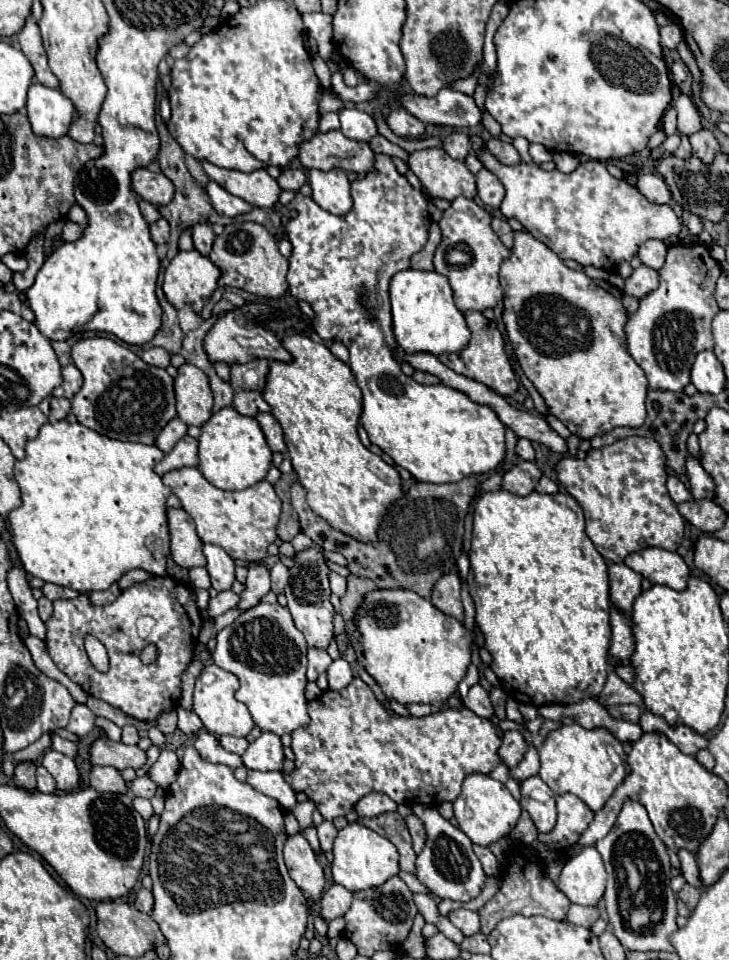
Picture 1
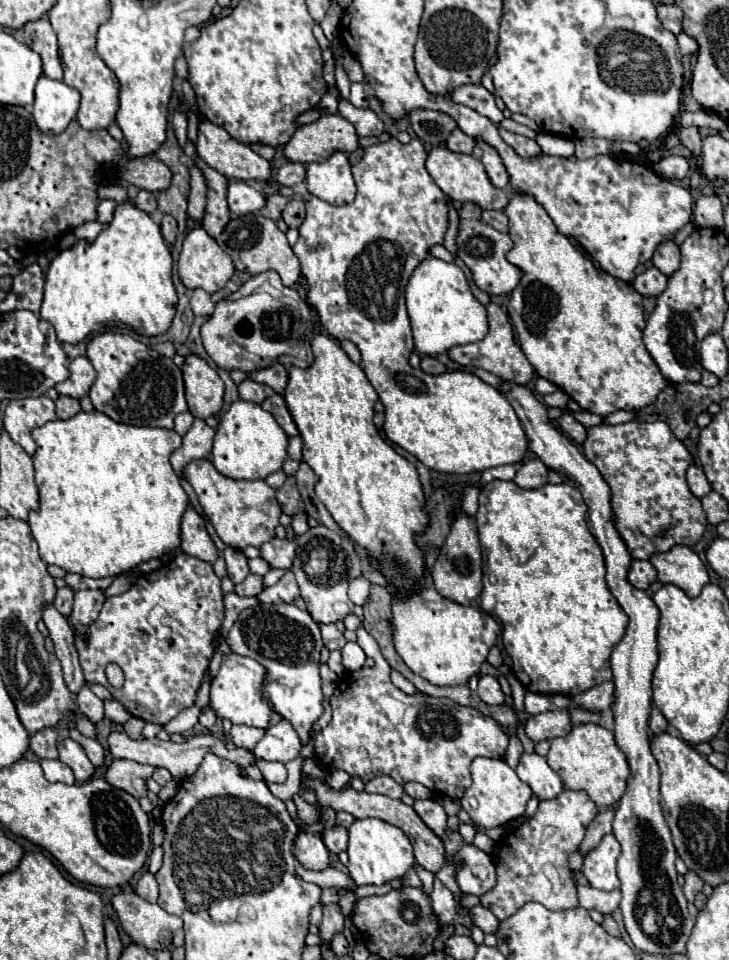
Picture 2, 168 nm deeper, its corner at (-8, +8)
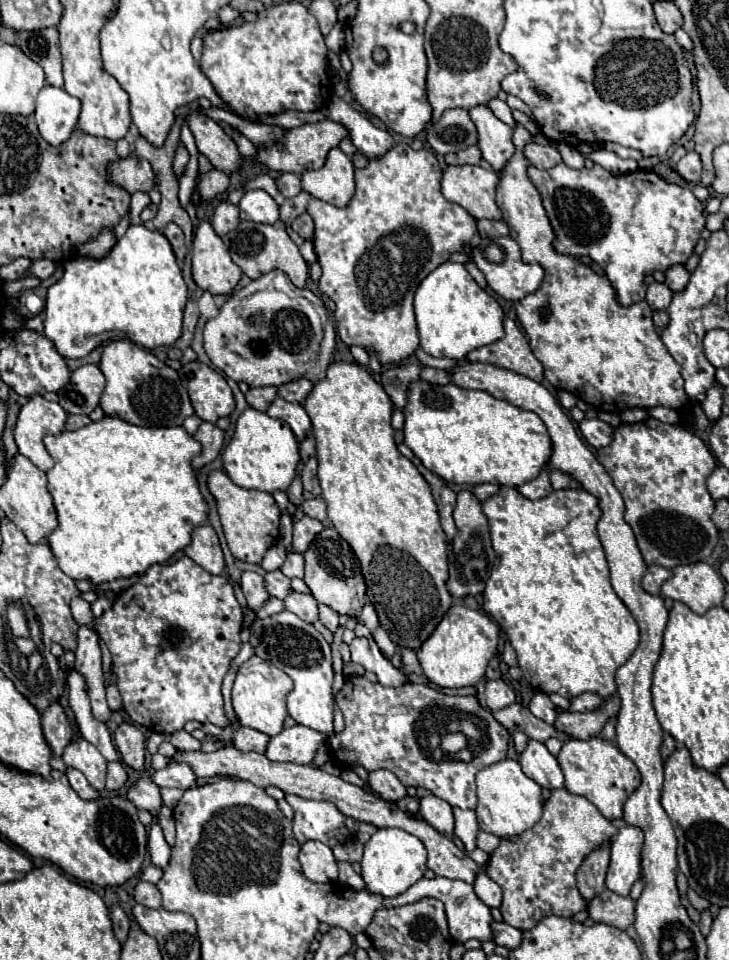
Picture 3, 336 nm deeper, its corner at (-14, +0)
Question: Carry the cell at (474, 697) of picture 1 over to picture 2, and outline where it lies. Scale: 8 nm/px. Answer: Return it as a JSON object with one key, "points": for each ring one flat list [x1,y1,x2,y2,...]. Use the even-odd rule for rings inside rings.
{"points":[[483,675,479,679,479,689,477,689,481,701,485,701,487,705,503,705,505,703,505,693,501,691,501,685,495,677,491,675]]}

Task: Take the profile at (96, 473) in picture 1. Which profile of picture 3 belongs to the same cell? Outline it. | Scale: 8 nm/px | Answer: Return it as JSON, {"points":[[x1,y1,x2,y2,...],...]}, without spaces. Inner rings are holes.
{"points":[[103,417,101,421,89,423,87,427,77,429,77,431,63,431,59,435,47,435,43,441,45,441,49,455,55,461,55,465,47,471,47,479,49,479,49,493,53,497,55,509,57,509,57,521,59,521,57,529,47,537,47,543,55,555,61,571,65,575,69,575,71,579,87,579,91,583,109,583,109,581,115,581,121,577,141,575,151,565,165,563,179,549,187,547,191,543,191,531,197,525,203,525,207,521,207,503,203,501,203,495,201,495,197,479,195,479,195,471,191,467,191,459,201,453,201,445,193,437,189,437,183,427,137,427,137,425,125,423,119,417]]}

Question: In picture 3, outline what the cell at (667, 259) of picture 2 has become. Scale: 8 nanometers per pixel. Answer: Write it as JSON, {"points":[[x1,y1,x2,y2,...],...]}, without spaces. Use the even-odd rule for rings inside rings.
{"points":[[671,265,665,273,665,283,671,291,681,291,685,289,689,281,689,271,683,267,683,265]]}

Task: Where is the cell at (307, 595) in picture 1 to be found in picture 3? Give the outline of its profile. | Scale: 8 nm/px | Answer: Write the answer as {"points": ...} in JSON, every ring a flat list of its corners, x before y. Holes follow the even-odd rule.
{"points":[[335,527,323,529,315,541,311,541,309,549,305,551,305,583,311,591,311,595,317,599,317,603,327,605,335,609,339,615,349,615,349,617,359,617,361,609,367,599,367,585,363,579,363,573,359,569,359,561,347,541,337,533]]}

